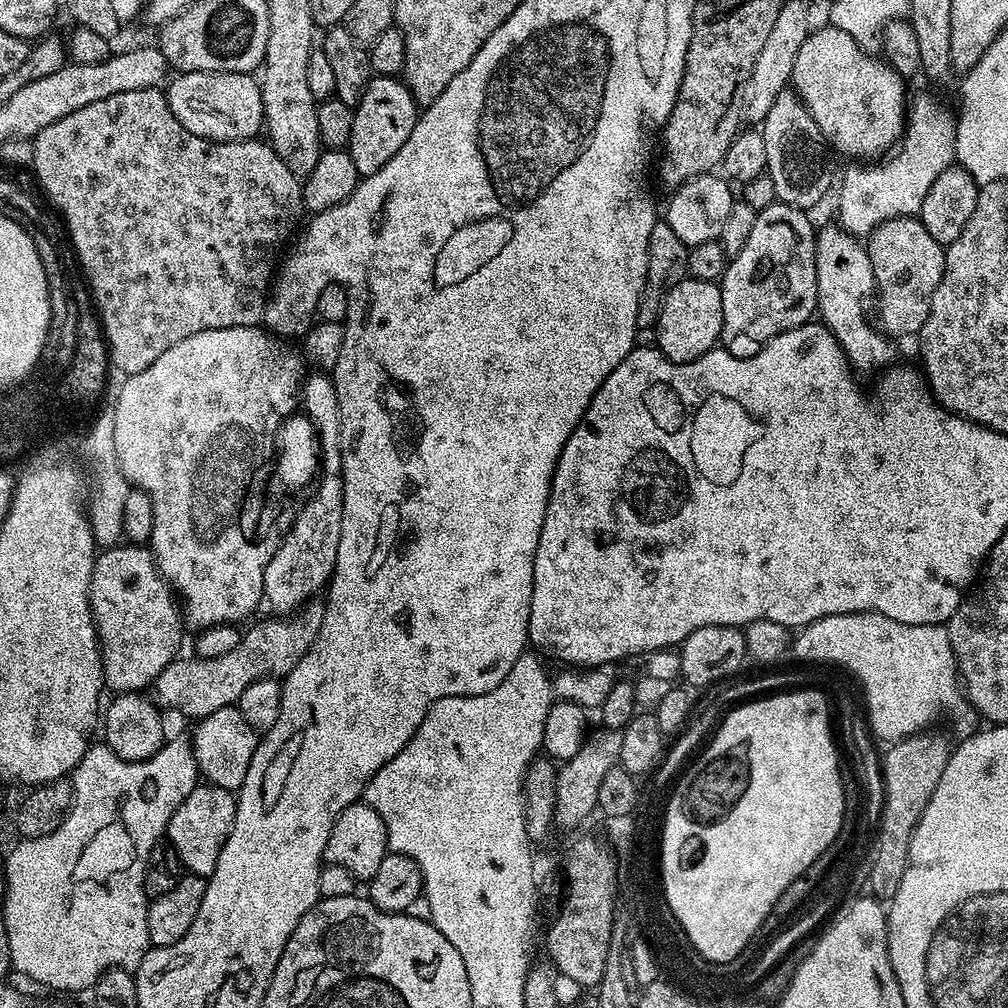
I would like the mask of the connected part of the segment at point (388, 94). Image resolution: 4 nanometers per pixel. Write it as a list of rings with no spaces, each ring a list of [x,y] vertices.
[[[373,75],[372,81],[366,86],[360,101],[356,103],[354,109],[354,130],[350,130],[350,142],[347,152],[350,158],[354,158],[354,166],[360,171],[361,177],[374,174],[402,150],[402,142],[410,138],[410,130],[414,130],[418,115],[418,105],[416,99],[410,94],[410,90],[405,86],[403,79],[394,76]]]

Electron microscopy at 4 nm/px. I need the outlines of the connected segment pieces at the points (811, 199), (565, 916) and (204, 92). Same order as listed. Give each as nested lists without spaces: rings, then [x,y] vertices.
[[[790,90],[780,93],[761,122],[760,131],[766,143],[765,171],[774,184],[775,199],[781,204],[812,210],[831,191],[834,176],[832,180],[829,145],[799,96]]]
[[[603,839],[584,841],[576,845],[569,871],[573,877],[574,898],[560,904],[556,921],[548,928],[548,956],[561,977],[573,980],[588,990],[595,989],[606,968],[613,923],[612,874],[618,870],[618,860],[603,844]]]
[[[180,72],[174,76],[166,84],[168,105],[174,118],[178,118],[190,134],[218,142],[251,140],[261,135],[264,103],[255,75],[246,72]]]

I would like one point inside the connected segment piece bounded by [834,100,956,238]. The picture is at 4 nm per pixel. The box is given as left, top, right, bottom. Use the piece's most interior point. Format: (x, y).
(870, 193)

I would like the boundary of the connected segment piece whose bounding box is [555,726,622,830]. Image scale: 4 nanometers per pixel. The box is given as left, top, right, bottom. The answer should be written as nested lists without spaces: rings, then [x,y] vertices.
[[[603,726],[596,729],[585,739],[582,750],[574,754],[574,758],[563,761],[556,773],[556,822],[557,829],[568,829],[569,826],[580,821],[582,815],[585,819],[596,808],[598,802],[598,789],[602,786],[602,777],[620,762],[622,750],[622,731]]]

